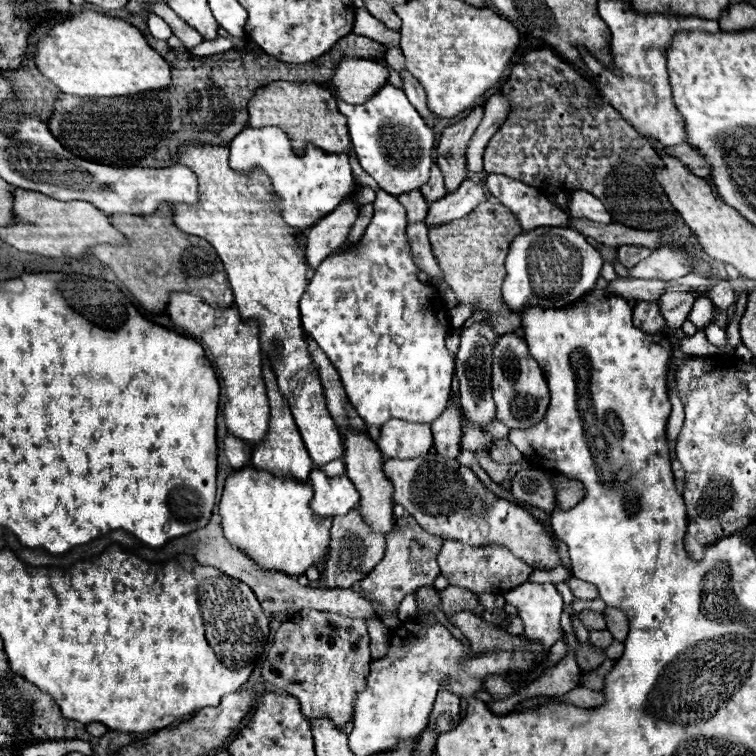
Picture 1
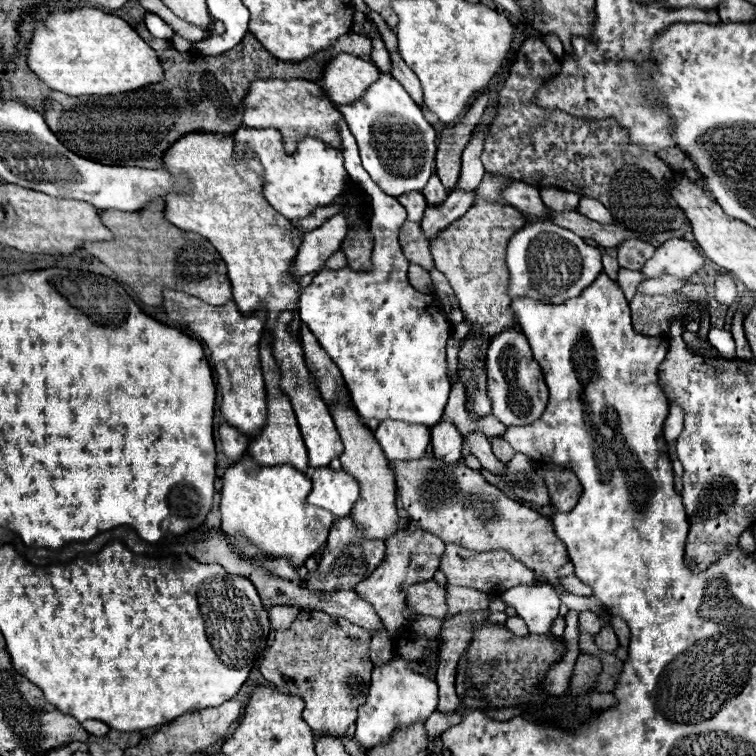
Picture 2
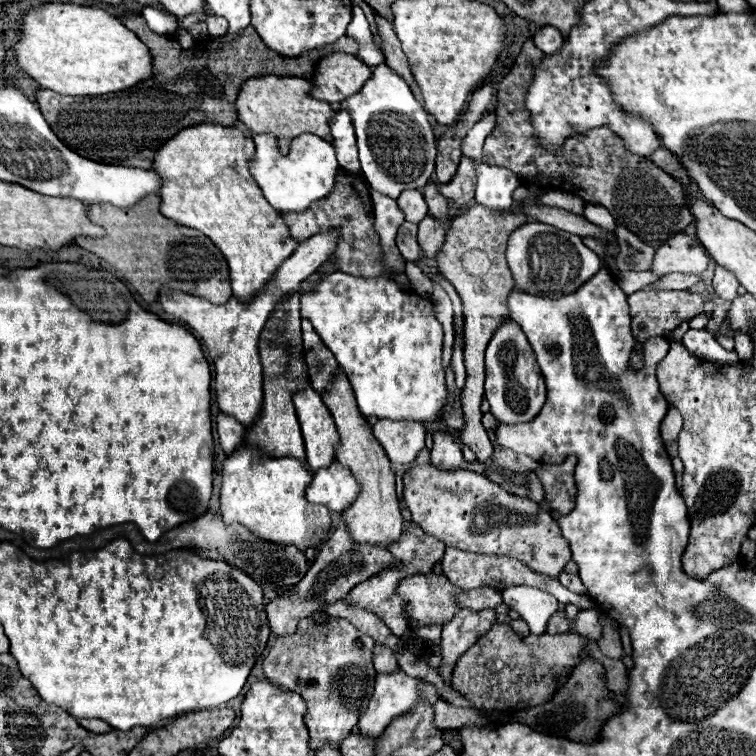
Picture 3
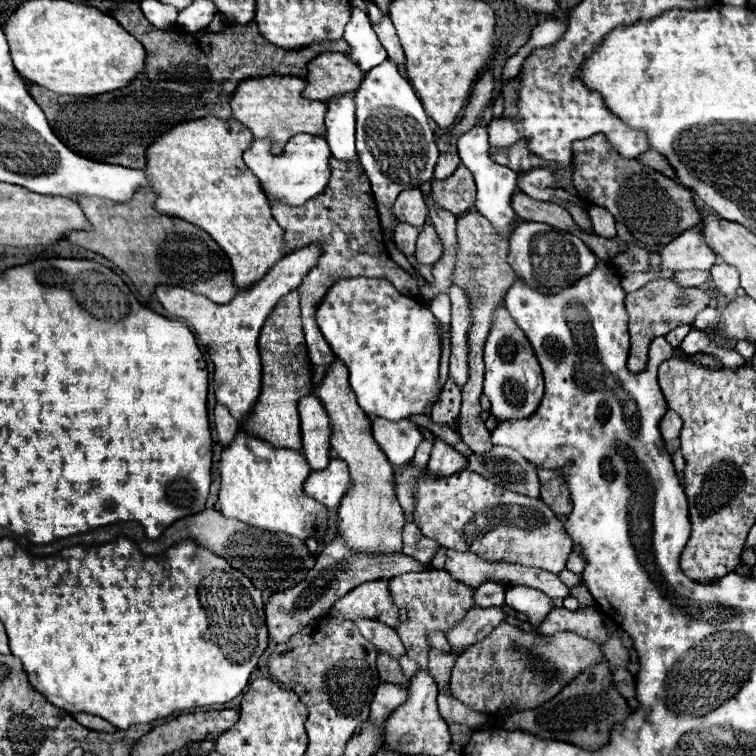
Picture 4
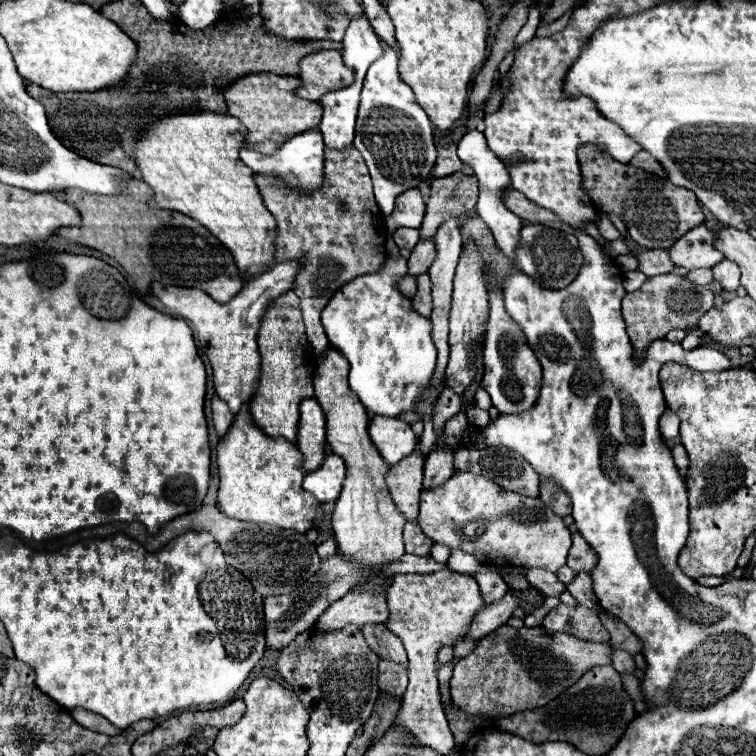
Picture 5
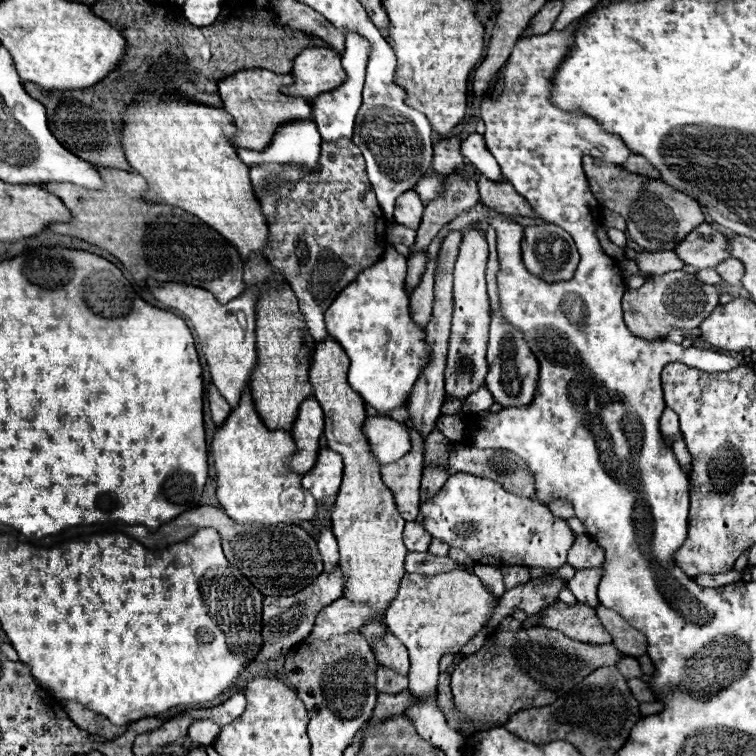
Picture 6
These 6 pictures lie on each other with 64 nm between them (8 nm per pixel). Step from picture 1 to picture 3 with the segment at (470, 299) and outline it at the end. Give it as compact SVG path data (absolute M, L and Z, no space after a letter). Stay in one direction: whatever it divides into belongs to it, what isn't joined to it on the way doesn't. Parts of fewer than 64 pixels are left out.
M482 204L470 206L466 212L456 216L444 238L440 252L436 254L436 266L442 270L444 278L456 288L464 306L464 362L466 362L466 386L462 392L462 412L466 428L460 434L462 444L466 444L478 458L478 462L492 462L492 442L482 426L480 402L484 398L484 350L508 316L508 296L514 288L514 278L506 264L506 242L508 236L528 222L520 210L512 212L492 212Z

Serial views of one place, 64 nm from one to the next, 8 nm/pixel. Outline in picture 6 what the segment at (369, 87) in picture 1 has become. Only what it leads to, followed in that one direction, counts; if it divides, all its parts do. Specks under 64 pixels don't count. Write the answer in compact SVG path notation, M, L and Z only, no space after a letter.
M308 48L296 56L294 84L282 92L288 96L316 98L322 92L330 92L346 82L346 70L340 64L340 54L326 48Z

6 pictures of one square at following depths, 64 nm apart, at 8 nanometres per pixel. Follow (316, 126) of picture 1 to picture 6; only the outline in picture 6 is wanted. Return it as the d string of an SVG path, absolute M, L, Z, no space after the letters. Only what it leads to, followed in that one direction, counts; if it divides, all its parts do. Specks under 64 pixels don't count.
M244 70L240 74L232 74L232 78L224 78L220 82L220 96L224 98L224 110L234 116L240 134L232 140L238 148L248 150L266 150L280 126L292 120L312 120L312 104L304 98L286 96L280 92L282 86L290 86L294 78L288 74L274 74L270 70Z

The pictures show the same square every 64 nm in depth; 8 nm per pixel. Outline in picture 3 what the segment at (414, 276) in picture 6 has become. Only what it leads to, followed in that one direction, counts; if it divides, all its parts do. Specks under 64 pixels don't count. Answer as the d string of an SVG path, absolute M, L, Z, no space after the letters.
M427 216L418 224L418 242L428 260L432 260L436 256L436 252L440 250L446 230L448 230L448 226L434 216Z

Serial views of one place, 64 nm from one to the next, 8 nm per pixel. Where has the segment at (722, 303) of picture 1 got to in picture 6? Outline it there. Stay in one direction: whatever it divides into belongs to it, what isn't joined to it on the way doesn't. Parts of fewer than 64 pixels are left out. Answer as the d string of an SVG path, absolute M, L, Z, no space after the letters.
M728 258L724 262L720 262L720 266L716 266L716 272L720 274L722 282L728 286L736 286L742 280L744 274L744 266L736 260L736 258Z

